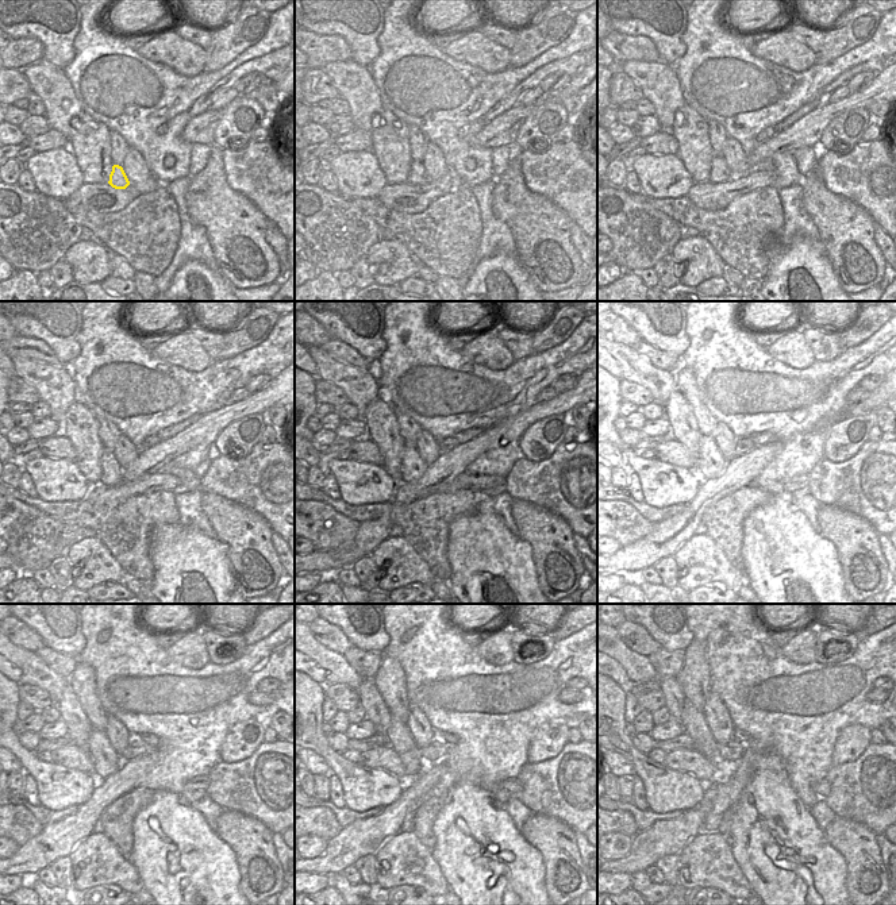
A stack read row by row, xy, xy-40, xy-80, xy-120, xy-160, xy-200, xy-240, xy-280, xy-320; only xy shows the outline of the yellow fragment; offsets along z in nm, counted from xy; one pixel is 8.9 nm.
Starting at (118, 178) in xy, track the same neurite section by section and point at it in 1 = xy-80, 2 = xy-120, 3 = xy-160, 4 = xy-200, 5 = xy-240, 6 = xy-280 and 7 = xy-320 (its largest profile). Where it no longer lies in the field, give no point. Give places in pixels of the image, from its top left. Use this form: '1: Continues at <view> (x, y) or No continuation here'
1: Continues at xy-80 (719, 172)
2: Continues at xy-120 (111, 472)
3: Continues at xy-160 (412, 466)
4: Continues at xy-200 (711, 463)
5: Continues at xy-240 (106, 761)
6: Continues at xy-280 (397, 735)
7: Continues at xy-320 (692, 720).

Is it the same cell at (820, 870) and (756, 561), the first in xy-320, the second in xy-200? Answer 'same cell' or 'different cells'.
same cell

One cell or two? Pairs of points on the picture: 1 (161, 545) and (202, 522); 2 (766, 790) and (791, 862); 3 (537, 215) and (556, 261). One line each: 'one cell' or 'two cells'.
1: two cells
2: one cell
3: one cell

